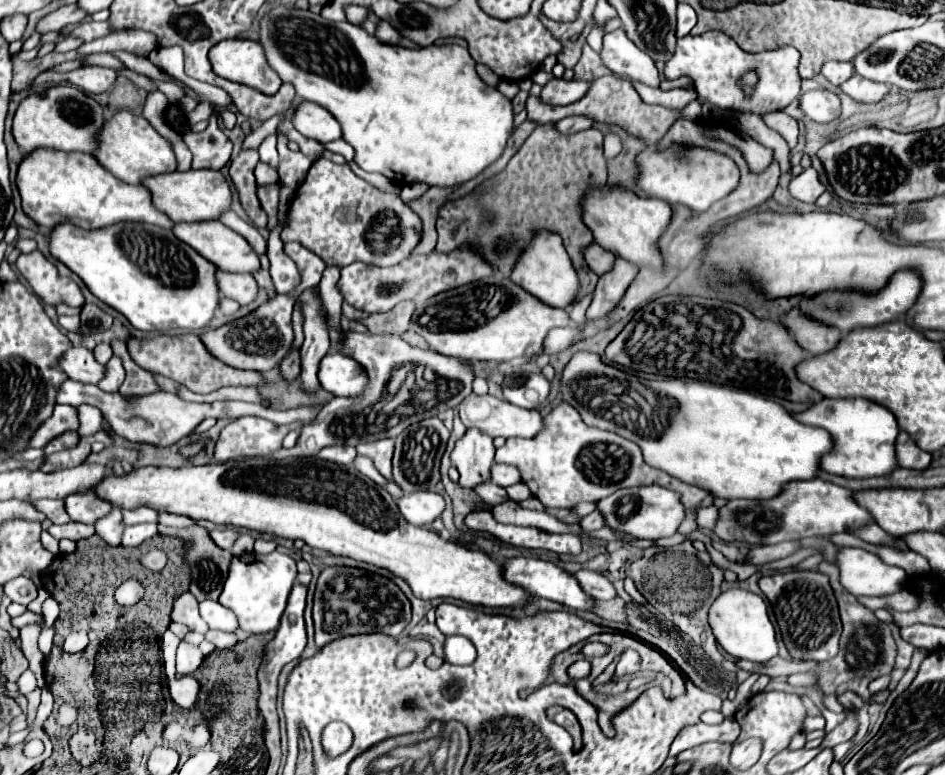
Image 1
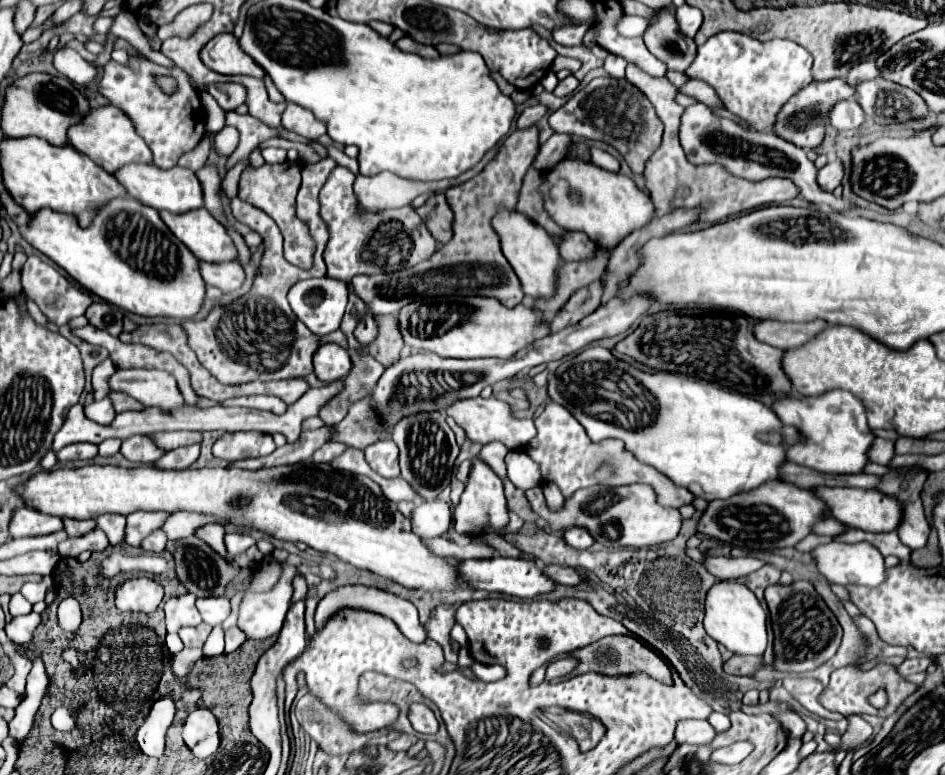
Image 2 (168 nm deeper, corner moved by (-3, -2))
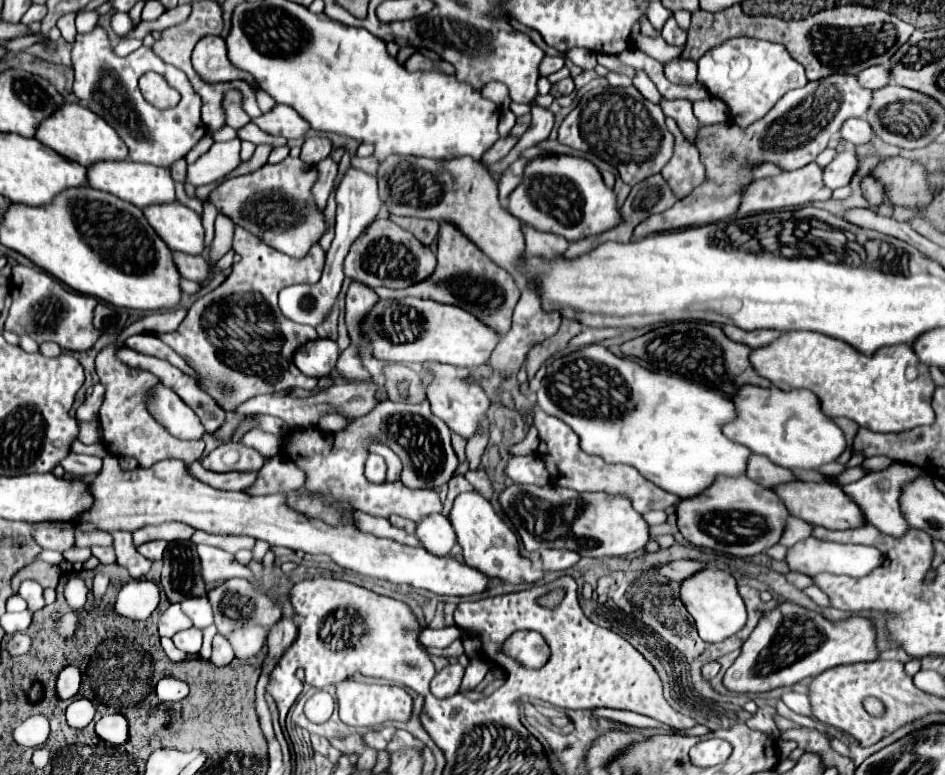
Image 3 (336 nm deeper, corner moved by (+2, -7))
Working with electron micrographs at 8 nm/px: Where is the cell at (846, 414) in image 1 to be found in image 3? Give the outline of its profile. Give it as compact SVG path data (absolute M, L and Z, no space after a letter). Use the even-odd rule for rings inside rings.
M745 385L745 389L741 389L737 397L731 397L731 401L737 409L737 419L721 427L725 437L745 445L751 453L769 457L781 467L817 469L819 465L835 461L847 447L843 431L823 415L819 399L807 389L781 391L773 385L769 389Z

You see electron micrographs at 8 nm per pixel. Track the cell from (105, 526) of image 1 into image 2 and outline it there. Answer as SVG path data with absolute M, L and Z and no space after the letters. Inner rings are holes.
M132 512L126 516L124 542L130 546L140 546L140 542L168 518L168 512Z

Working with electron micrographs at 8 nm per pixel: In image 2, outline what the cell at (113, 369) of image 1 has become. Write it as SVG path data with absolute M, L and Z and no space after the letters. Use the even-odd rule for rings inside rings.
M106 396L104 400L94 400L94 402L86 404L84 412L90 420L94 420L98 424L110 424L116 416L116 410L114 410L114 404L112 404L110 396Z

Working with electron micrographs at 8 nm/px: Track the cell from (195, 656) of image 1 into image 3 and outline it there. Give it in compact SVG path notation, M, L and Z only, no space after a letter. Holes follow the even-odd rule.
M164 677L156 685L156 695L161 703L181 701L189 694L186 682L171 677Z

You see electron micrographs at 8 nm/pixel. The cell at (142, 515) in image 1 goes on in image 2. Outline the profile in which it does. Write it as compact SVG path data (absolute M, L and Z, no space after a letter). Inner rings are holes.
M174 512L174 514L170 514L170 518L166 518L166 524L162 524L162 530L166 532L168 540L180 540L180 538L192 536L196 528L200 528L208 522L226 524L226 520L216 520L212 516L204 516L204 514L196 514L196 512Z

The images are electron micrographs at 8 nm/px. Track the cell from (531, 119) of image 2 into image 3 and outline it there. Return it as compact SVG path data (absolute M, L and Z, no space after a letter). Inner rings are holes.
M513 135L505 137L505 139L499 139L499 141L489 149L489 153L485 153L485 157L481 159L481 163L487 167L487 165L493 165L493 163L501 161L501 157L505 157L505 155L515 147L515 143L517 143L517 137L513 137Z

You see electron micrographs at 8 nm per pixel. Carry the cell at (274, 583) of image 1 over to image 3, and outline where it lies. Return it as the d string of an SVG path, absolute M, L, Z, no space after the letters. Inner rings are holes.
M247 623L239 631L229 635L229 643L237 659L249 659L261 651L261 647L265 645L265 637L267 637L267 631L263 627Z

